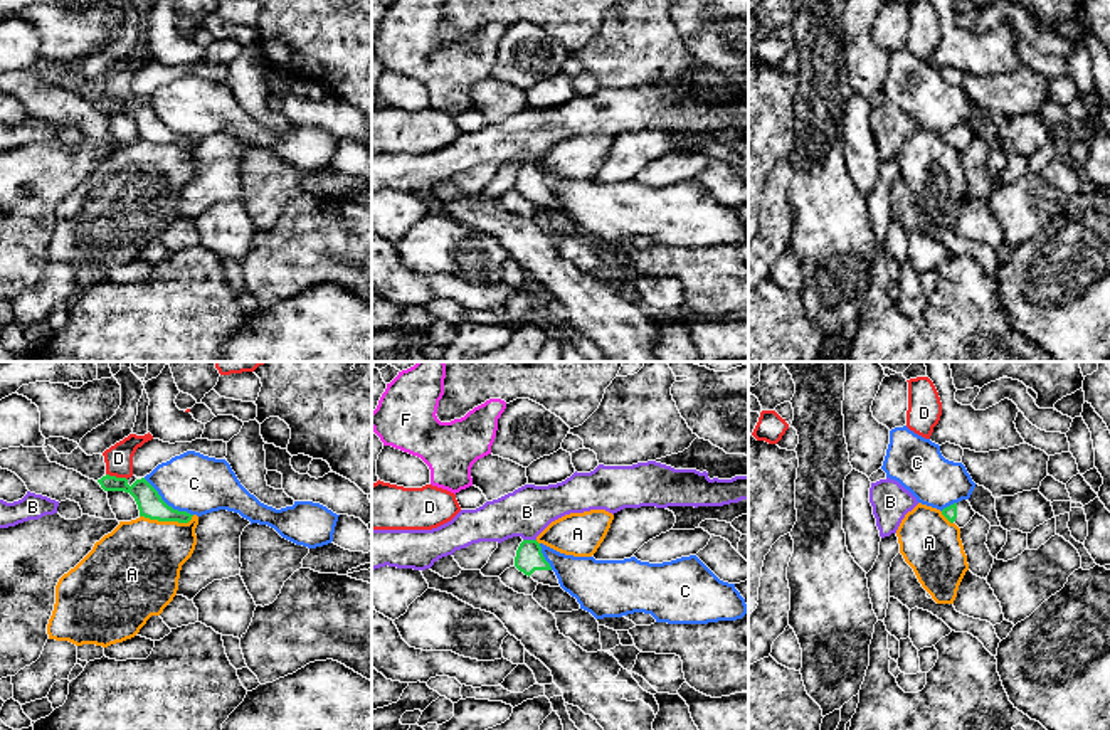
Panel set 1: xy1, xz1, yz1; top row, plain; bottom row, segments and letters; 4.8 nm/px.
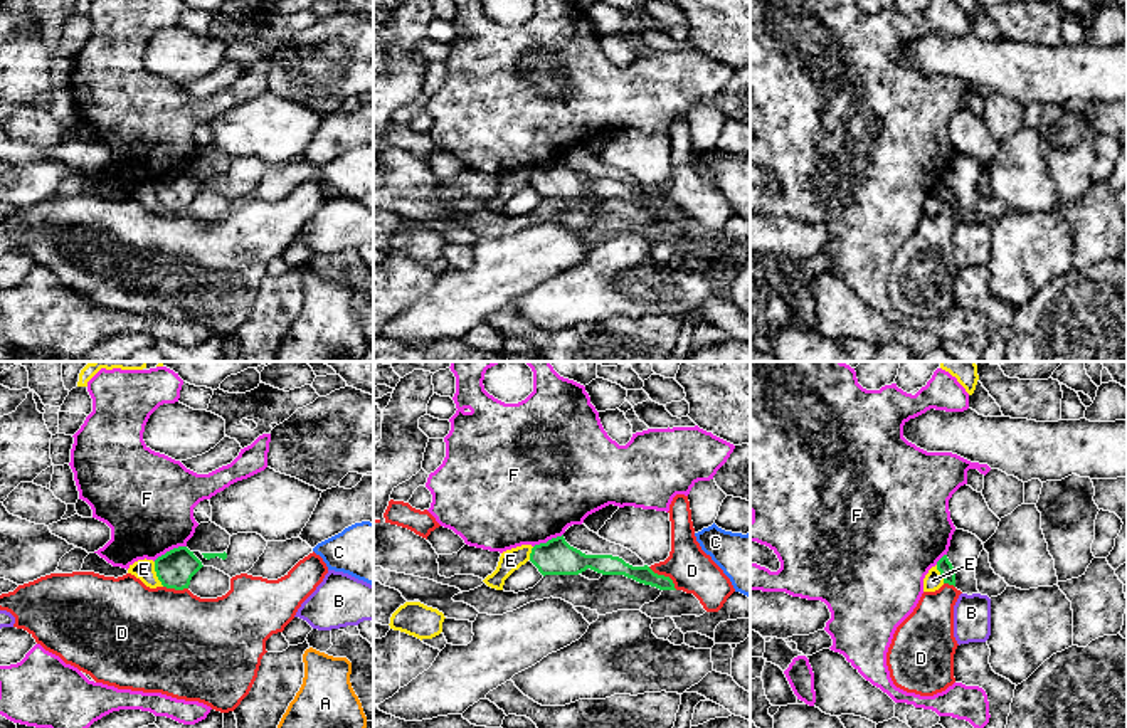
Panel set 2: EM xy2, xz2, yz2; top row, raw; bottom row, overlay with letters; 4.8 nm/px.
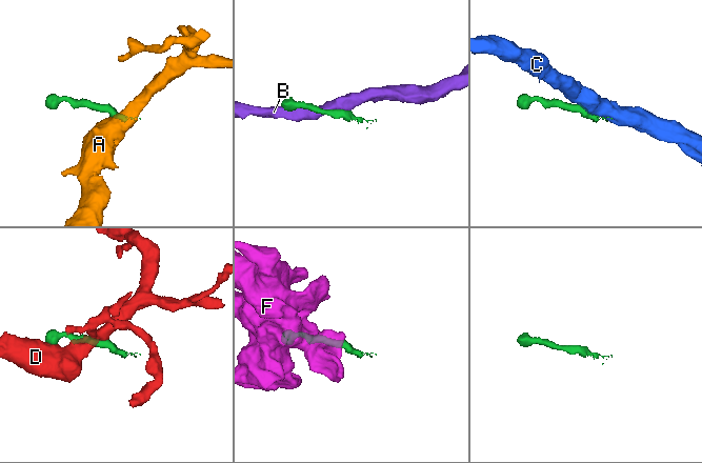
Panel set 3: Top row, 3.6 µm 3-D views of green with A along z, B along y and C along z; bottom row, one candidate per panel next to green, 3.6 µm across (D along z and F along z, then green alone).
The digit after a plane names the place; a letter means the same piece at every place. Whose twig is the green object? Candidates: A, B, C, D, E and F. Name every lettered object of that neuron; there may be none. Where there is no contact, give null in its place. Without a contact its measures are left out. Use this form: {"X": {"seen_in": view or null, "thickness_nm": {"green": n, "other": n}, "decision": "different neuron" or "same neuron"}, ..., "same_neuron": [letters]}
{"A": {"seen_in": "xy1", "thickness_nm": {"green": 120, "other": 400}, "decision": "different neuron"}, "B": {"seen_in": "xz1", "thickness_nm": {"green": 130, "other": 240}, "decision": "different neuron"}, "C": {"seen_in": "xy1", "thickness_nm": {"green": 120, "other": 280}, "decision": "different neuron"}, "D": {"seen_in": "xz2", "thickness_nm": {"green": 100, "other": 220}, "decision": "different neuron"}, "E": {"seen_in": "xy2", "thickness_nm": {"green": 180, "other": 100}, "decision": "different neuron"}, "F": {"seen_in": "xy2", "thickness_nm": {"green": 180, "other": 440}, "decision": "different neuron"}, "same_neuron": []}

